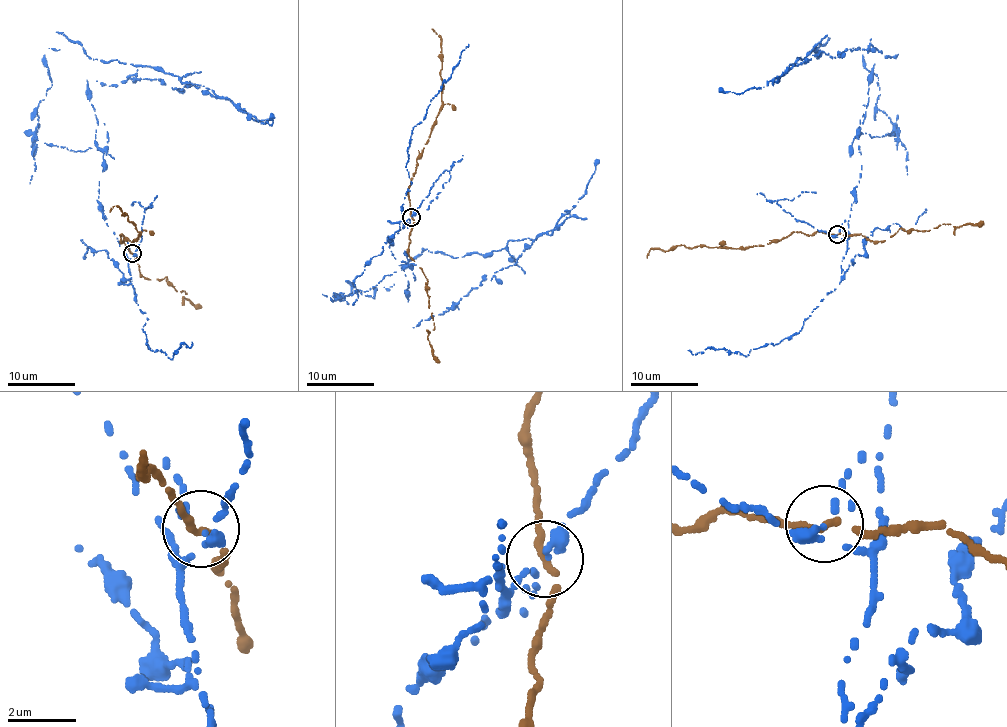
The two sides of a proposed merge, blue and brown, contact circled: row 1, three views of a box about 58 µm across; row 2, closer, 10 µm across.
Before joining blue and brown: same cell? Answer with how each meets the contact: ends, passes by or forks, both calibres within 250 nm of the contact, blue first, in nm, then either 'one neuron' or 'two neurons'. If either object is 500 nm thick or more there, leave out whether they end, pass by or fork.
blue ends there; brown passes by; 160 nm thick on the blue side, 190 nm on the other; two neurons

